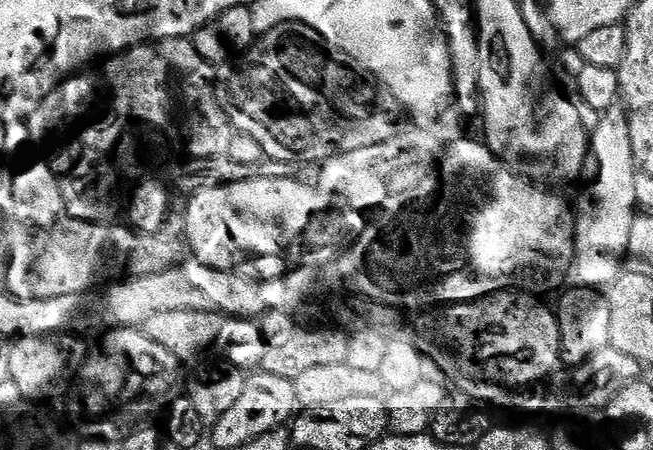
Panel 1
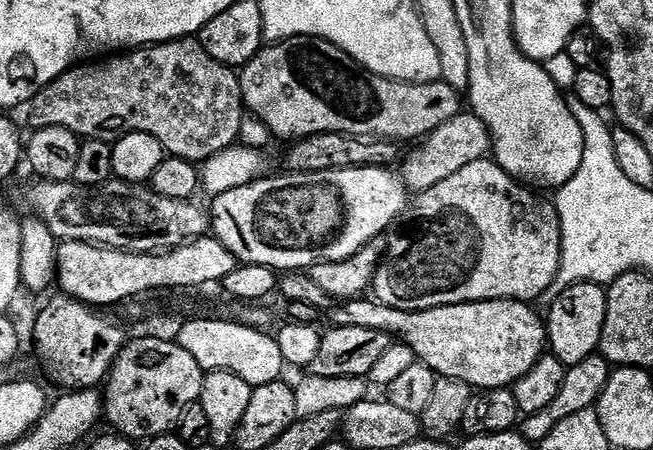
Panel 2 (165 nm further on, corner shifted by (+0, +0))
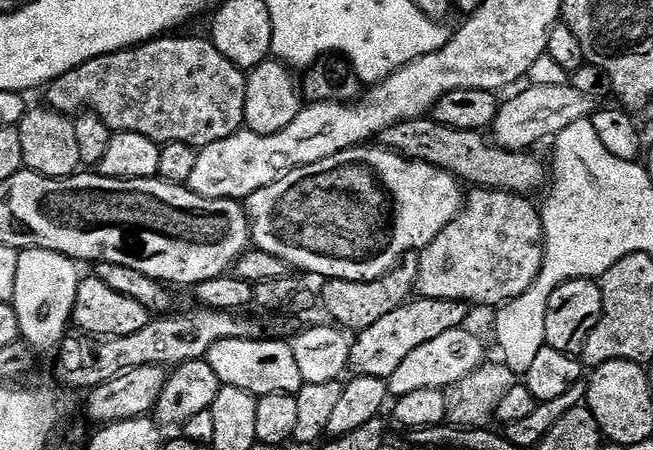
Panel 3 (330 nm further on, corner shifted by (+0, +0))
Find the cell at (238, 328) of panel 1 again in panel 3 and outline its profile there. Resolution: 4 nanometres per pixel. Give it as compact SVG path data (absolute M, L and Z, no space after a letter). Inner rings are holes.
M228 338L214 342L206 357L210 370L218 374L221 385L229 384L238 390L246 390L257 398L270 394L295 396L304 385L304 379L298 370L298 361L294 358L291 343L284 338L264 339Z

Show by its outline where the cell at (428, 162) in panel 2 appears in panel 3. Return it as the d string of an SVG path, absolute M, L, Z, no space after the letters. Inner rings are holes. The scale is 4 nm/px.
M569 83L532 86L501 103L490 129L490 138L499 148L511 152L527 151L546 138L554 138L574 122L589 119L593 111L594 102Z

